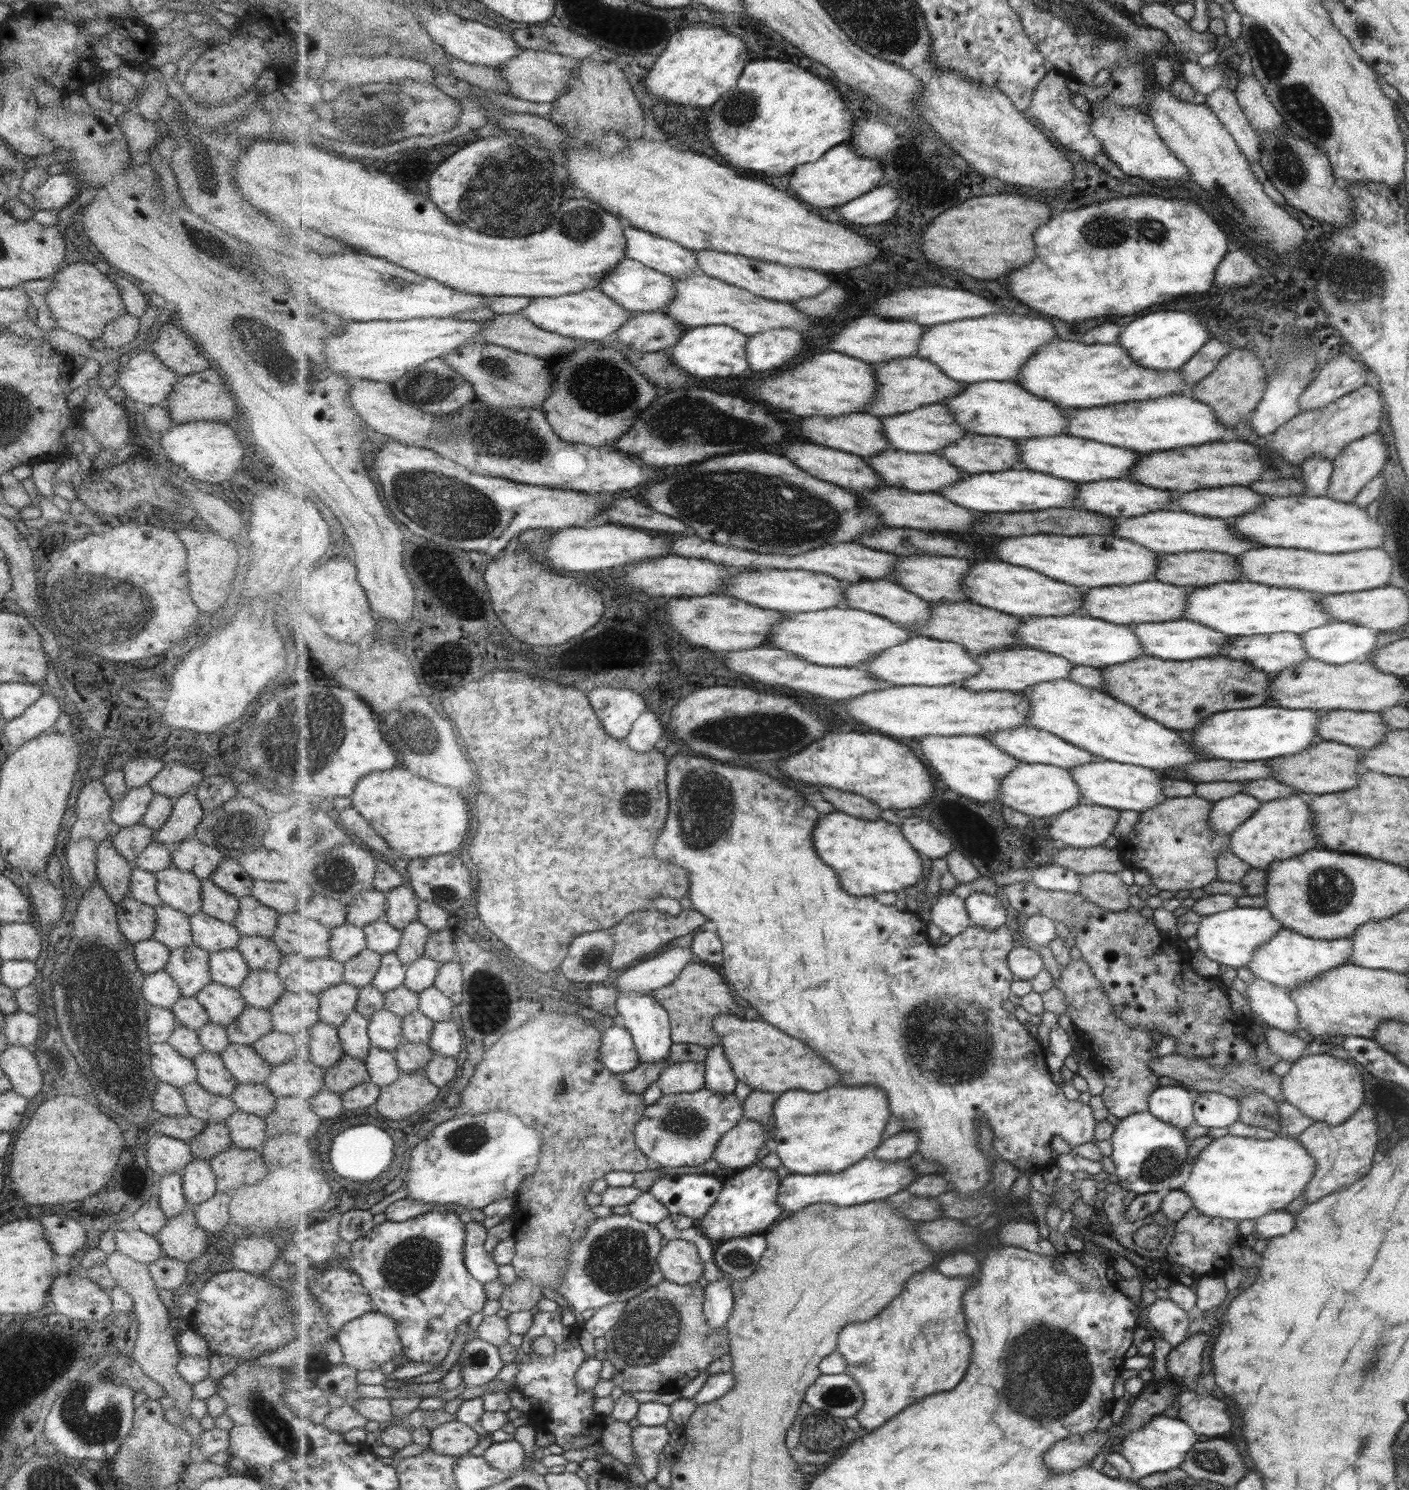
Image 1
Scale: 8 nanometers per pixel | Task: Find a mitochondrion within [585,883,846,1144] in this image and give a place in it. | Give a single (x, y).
(680, 1121)

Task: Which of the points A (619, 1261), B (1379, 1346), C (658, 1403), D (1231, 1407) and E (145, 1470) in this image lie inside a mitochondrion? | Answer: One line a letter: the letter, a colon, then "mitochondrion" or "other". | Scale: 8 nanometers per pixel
A: mitochondrion
B: mitochondrion
C: other
D: other
E: mitochondrion

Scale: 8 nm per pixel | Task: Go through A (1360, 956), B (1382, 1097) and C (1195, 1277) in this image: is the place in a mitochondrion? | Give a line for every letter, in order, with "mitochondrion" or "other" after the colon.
A: other
B: other
C: other

